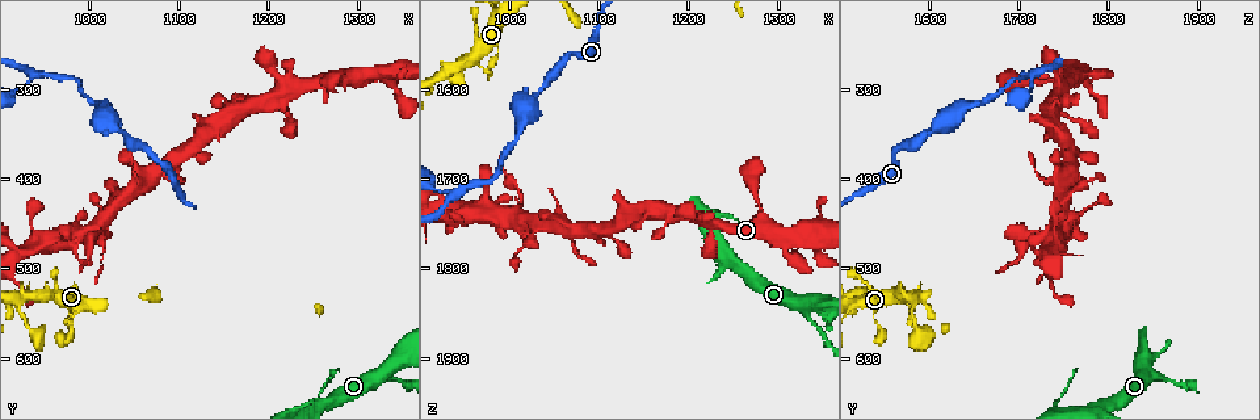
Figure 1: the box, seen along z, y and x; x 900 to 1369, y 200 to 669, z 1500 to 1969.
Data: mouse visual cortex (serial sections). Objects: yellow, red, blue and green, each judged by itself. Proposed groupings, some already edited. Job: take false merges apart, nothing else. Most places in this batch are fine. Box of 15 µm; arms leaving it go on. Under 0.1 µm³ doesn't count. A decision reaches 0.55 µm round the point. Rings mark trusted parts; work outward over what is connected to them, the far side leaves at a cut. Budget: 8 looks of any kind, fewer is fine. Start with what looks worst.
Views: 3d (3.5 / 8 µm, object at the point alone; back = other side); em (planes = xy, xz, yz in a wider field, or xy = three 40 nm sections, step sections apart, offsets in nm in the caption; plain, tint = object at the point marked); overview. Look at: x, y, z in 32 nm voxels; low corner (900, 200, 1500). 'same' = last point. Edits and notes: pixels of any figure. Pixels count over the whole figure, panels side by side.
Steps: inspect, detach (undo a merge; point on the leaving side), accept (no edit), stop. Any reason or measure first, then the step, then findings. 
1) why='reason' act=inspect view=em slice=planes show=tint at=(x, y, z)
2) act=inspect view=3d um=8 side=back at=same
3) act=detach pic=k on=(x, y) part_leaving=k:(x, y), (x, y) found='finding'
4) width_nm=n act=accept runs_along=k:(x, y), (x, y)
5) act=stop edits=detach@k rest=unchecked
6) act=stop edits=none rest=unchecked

why='a fork' act=inspect view=3d um=3.5 at=(940, 285, 1715)

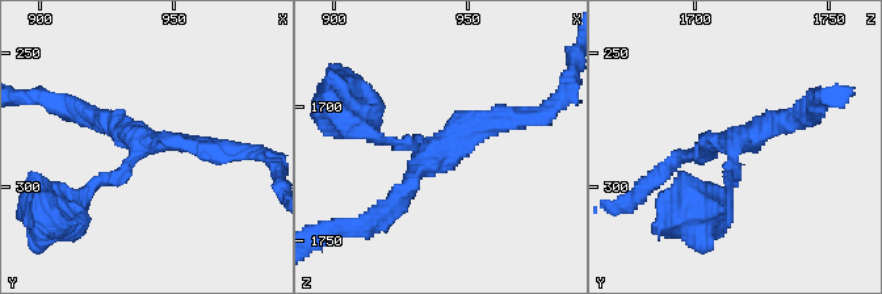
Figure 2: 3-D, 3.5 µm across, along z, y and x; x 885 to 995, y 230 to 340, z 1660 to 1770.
arms=3 arm_widths_nm=150,200,250 why='now the EM' act=inspect view=em slice=xy step=5 show=tint at=(942, 283, 1714)

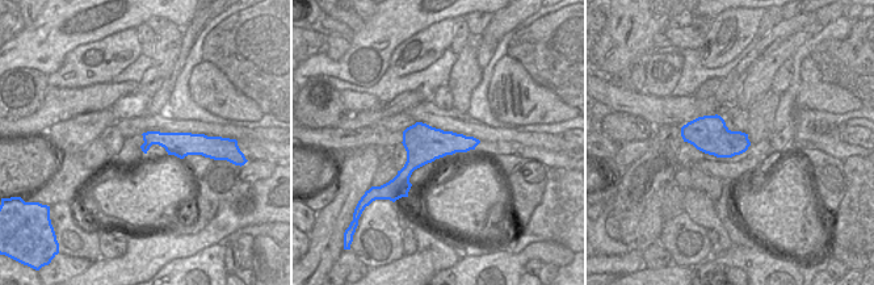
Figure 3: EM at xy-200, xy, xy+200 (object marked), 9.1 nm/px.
width_nm=340 act=accept runs_along=2:(231, 150), (142, 142), (113, 179), (82, 194) found='continuous, no second cell'

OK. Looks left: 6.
why='thin arm on a thick one' act=inspect view=3d um=8 at=(1325, 625, 1845)

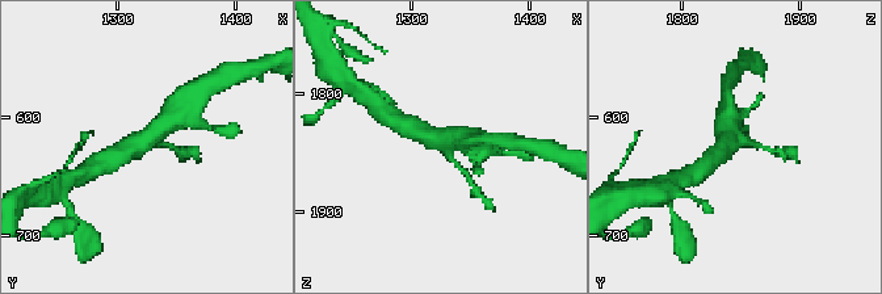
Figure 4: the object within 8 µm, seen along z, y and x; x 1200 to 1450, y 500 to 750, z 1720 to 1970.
why='closer look' act=inspect view=3d um=3.5 at=(1326, 620, 1846)

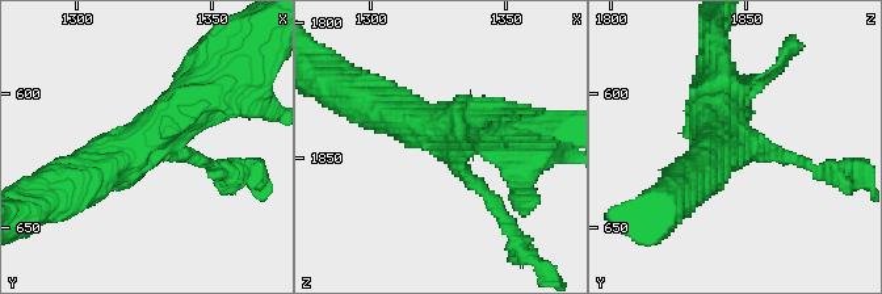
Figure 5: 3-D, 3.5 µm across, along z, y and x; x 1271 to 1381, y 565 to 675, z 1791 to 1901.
arms=3 arm_widths_nm=200,500,600 why='now the EM' act=inspect view=em slice=xy step=2 show=tint at=(1327, 621, 1844)

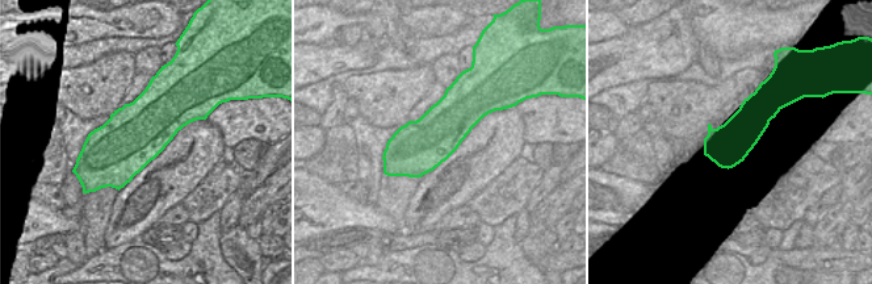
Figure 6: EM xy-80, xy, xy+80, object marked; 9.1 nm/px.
width_nm=500 act=accept runs_along=5:(64, 181), (221, 92) found='all the same cell'

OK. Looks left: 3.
act=inspect view=3d um=8 at=(1065, 405, 1755)

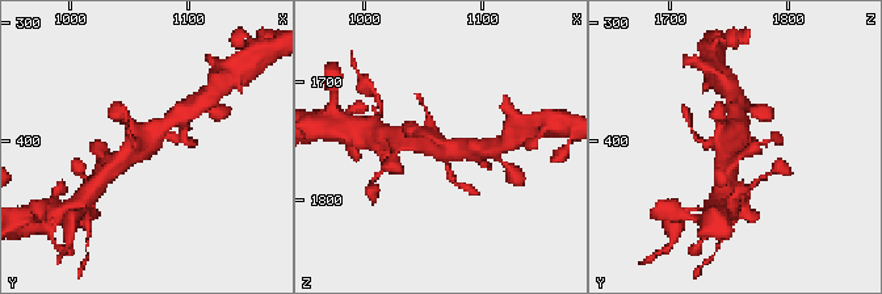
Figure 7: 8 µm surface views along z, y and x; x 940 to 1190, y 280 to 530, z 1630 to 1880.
act=inspect view=3d um=3.5 at=(1064, 406, 1756)

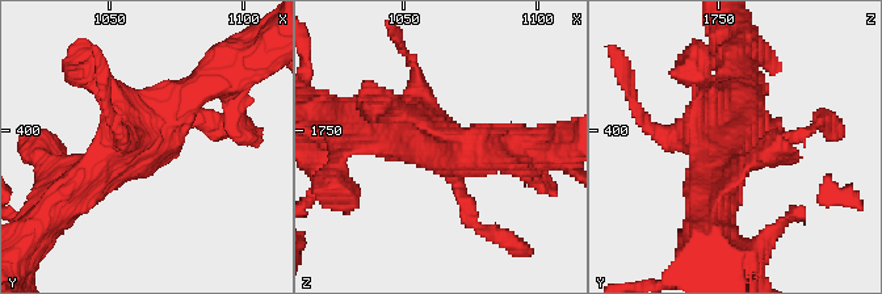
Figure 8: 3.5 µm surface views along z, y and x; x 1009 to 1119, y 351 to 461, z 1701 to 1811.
why='shape alone is not enough' act=inspect view=em slice=xy step=2 show=tint at=(1062, 403, 1755)

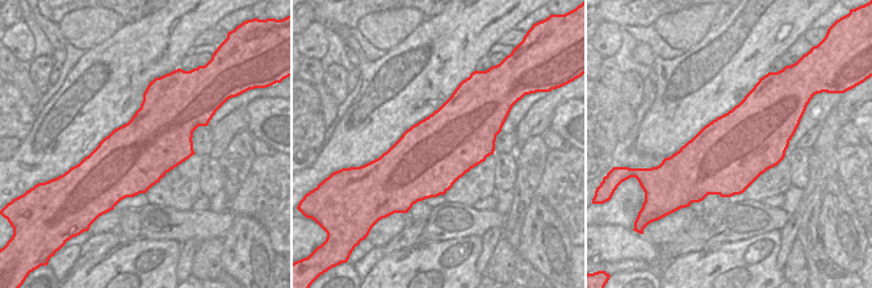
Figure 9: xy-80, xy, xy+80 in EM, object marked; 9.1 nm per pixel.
act=accept runs_along=8:(208, 83), (75, 192) found='all the same cell'

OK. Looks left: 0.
act=stop edits=none rest=unchecked

